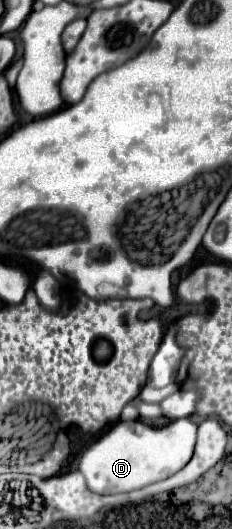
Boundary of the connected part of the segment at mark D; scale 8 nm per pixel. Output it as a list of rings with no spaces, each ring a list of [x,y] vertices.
[[[190,418],[176,420],[164,428],[150,428],[140,420],[118,422],[82,454],[80,472],[88,488],[96,494],[132,492],[166,480],[190,462],[196,444],[196,428]]]

